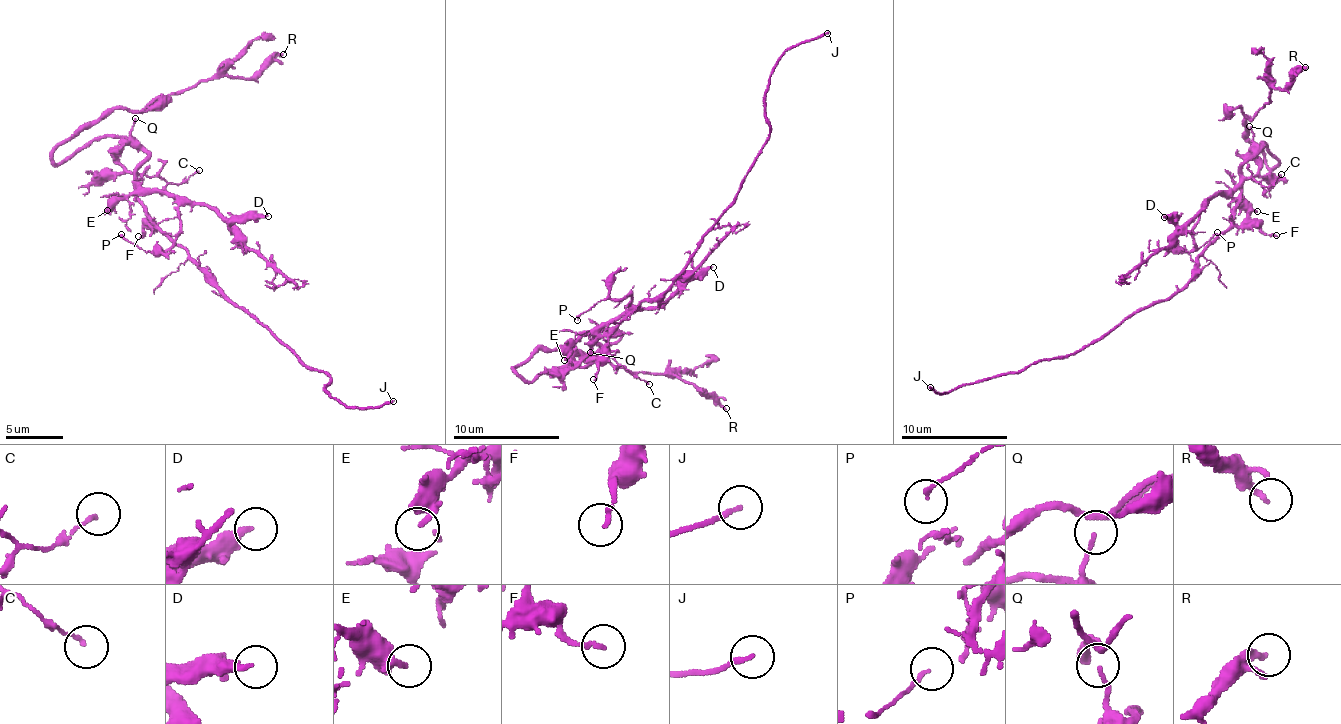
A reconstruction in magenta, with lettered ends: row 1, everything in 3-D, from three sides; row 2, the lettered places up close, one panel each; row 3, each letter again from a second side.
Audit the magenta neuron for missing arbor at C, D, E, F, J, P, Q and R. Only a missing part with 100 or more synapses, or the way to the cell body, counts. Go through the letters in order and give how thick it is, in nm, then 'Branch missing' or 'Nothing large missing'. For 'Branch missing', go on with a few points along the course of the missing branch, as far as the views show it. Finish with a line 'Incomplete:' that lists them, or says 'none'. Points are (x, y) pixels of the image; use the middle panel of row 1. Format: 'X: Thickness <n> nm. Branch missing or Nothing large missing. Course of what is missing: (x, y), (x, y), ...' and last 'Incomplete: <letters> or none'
C: Thickness 100 nm. Nothing large missing
D: Thickness 280 nm. Nothing large missing
E: Thickness 320 nm. Nothing large missing
F: Thickness 150 nm. Nothing large missing
J: Thickness 180 nm. Branch missing. Course of what is missing: (827, 33), (859, 27), (873, 35), (878, 51), (881, 49)
P: Thickness 100 nm. Nothing large missing
Q: Thickness 130 nm. Nothing large missing
R: Thickness 220 nm. Nothing large missing
Incomplete: J

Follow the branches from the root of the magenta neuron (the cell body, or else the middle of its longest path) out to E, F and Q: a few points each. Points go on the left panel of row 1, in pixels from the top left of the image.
E: (150, 216), (130, 196), (121, 196), (107, 210)
F: (150, 216), (153, 225), (138, 236)
Q: (150, 216), (135, 193), (135, 167), (147, 155), (130, 135), (135, 118)

